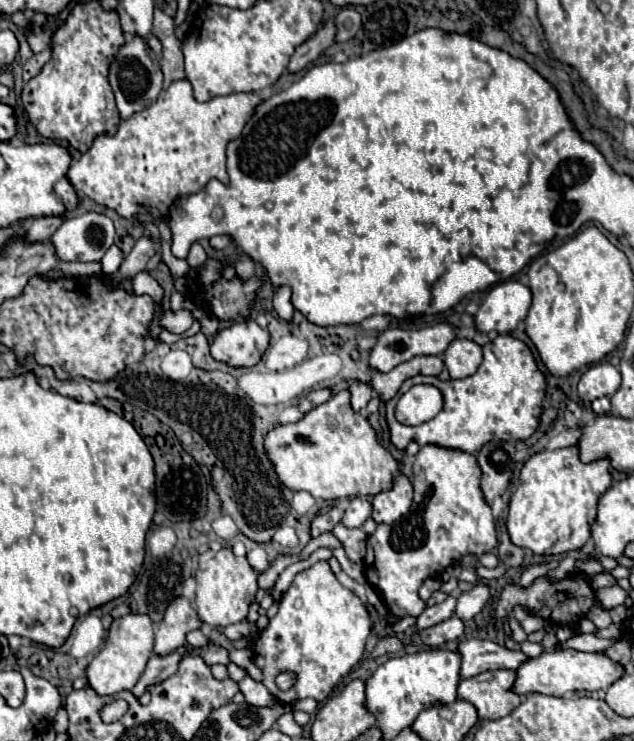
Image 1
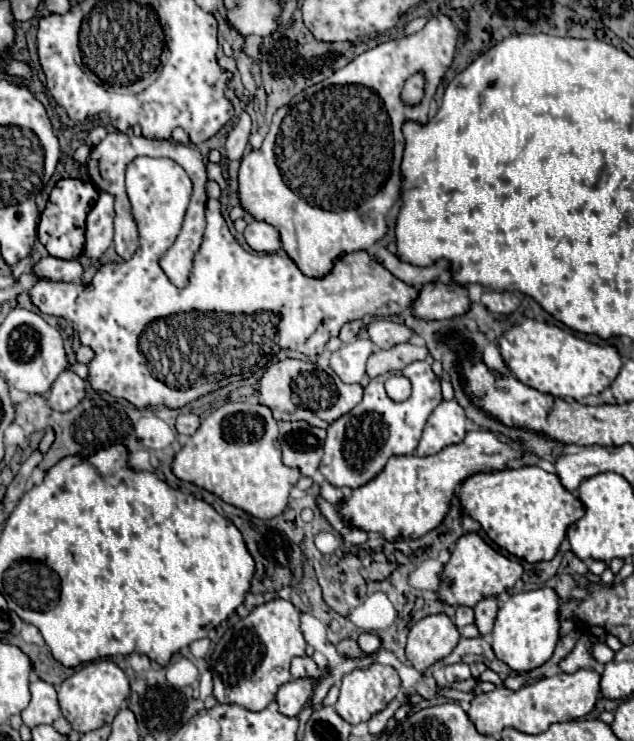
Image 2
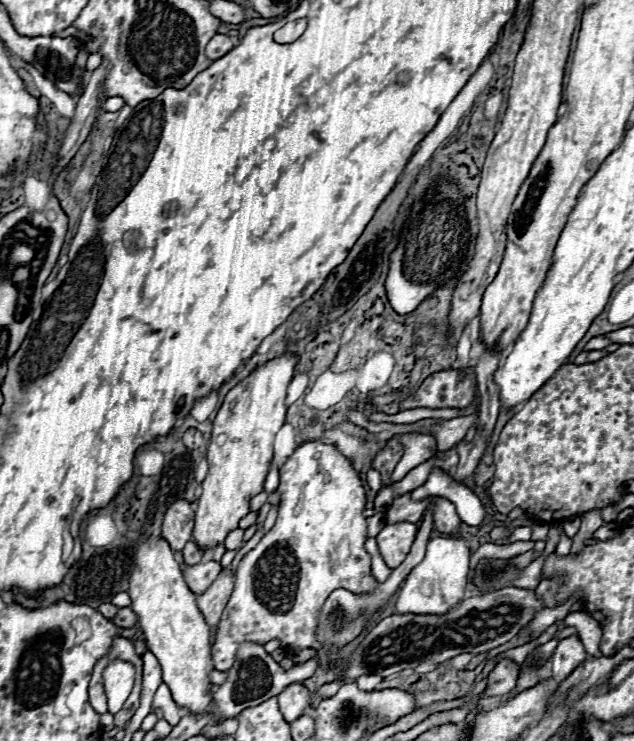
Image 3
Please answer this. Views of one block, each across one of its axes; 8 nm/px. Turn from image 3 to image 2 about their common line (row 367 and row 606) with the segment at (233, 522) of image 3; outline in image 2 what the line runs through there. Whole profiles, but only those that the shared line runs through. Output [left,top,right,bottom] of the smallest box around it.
[210,598,306,712]

